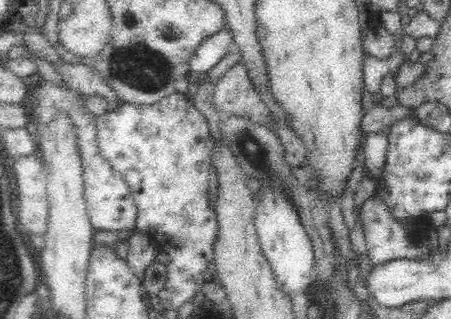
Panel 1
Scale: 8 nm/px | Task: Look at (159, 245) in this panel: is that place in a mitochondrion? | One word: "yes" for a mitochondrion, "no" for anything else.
no

